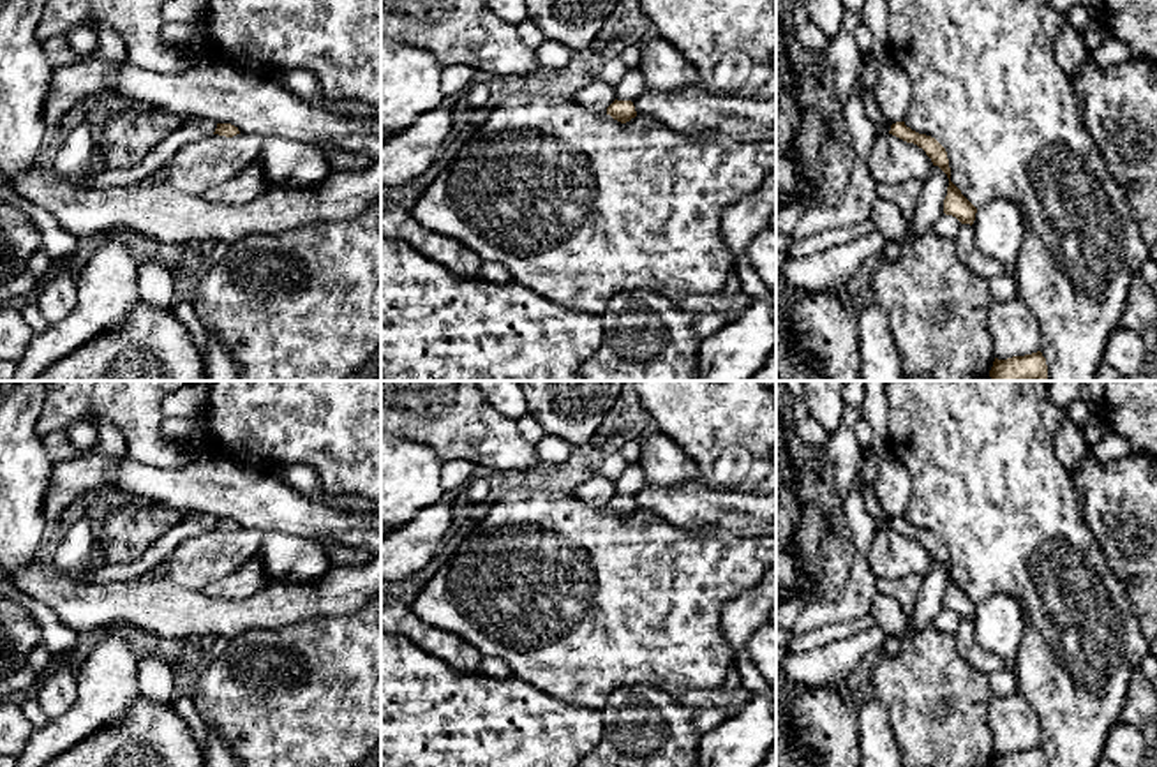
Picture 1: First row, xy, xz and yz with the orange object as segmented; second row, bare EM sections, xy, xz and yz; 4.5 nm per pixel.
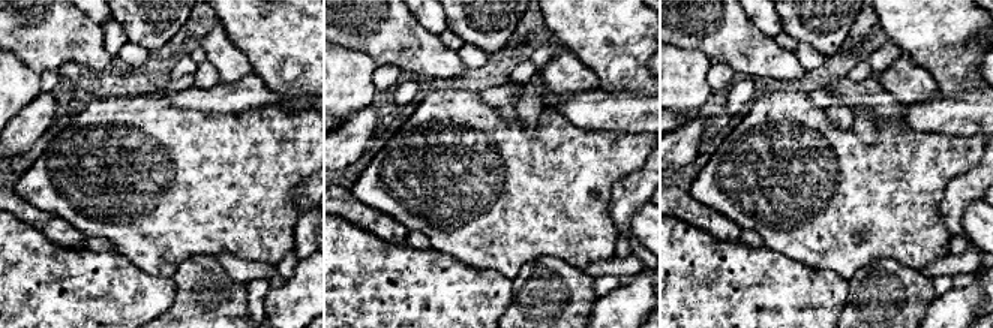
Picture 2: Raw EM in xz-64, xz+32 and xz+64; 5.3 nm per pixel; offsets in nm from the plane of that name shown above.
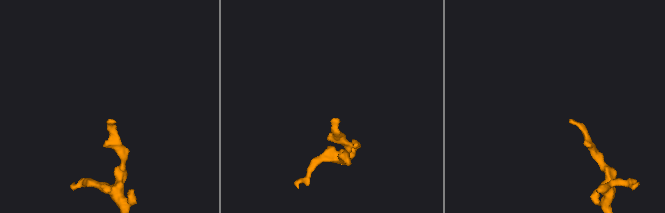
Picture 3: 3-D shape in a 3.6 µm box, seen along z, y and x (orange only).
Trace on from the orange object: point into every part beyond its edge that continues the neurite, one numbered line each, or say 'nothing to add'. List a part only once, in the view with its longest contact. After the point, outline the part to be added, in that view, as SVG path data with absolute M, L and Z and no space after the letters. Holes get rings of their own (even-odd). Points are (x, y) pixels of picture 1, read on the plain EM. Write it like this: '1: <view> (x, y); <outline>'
1: xz (632, 480); M630 462L624 473L616 480L617 495L635 495L646 487L646 476L640 462Z

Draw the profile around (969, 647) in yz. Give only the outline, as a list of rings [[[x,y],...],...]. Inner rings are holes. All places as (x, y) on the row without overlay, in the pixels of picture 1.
[[[970,619],[959,621],[954,638],[961,658],[982,675],[988,677],[991,672],[998,670],[1016,672],[1016,659],[998,658],[977,642],[974,622]]]

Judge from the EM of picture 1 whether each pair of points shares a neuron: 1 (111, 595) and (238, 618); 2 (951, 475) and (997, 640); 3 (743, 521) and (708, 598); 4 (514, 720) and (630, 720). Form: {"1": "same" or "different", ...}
{"1": "same", "2": "different", "3": "different", "4": "different"}

